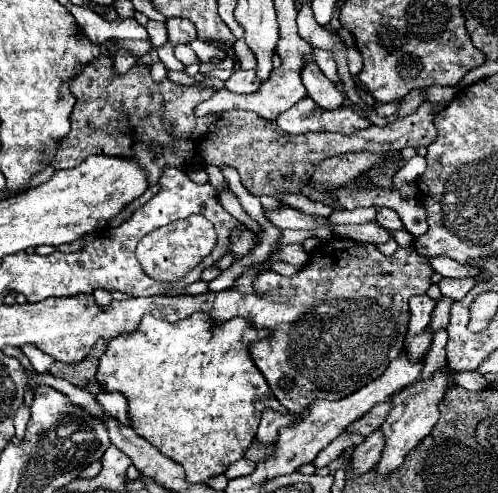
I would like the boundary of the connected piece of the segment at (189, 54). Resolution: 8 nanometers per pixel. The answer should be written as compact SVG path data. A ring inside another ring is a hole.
M185 44L185 46L177 46L177 48L175 48L175 58L181 60L183 64L195 64L195 62L199 62L197 54L191 50L189 44Z

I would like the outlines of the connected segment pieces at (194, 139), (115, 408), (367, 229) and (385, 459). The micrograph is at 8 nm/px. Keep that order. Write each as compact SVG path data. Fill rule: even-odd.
M107 56L95 58L87 64L75 78L71 92L77 102L71 112L71 132L63 138L53 166L75 168L89 154L107 154L107 156L135 156L139 164L147 170L149 180L159 178L163 168L203 168L207 164L227 164L239 170L243 186L251 194L269 194L279 200L279 192L299 192L301 184L307 182L313 174L313 166L321 160L345 154L345 152L389 152L403 150L405 146L429 146L435 140L435 116L447 106L445 102L425 102L417 112L403 116L401 120L387 124L385 128L369 126L353 136L341 136L337 132L305 132L305 134L287 134L277 128L273 120L265 120L253 111L233 109L213 115L197 117L193 108L205 101L217 91L200 84L183 86L171 80L155 84L149 76L149 68L143 64L131 68L125 76L113 76L113 60ZM161 116L171 120L175 126L175 140L161 126ZM117 132L127 134L127 144L117 144Z
M101 390L95 400L101 404L101 408L105 408L107 416L113 416L121 426L131 426L129 420L129 404L125 400L125 396L121 396L121 392L105 392Z
M371 220L367 224L337 226L333 232L343 236L343 238L351 238L351 240L357 240L357 242L369 242L369 244L383 244L383 242L393 238L391 232L387 228L383 228L377 220Z
M443 366L441 370L437 370L433 374L433 378L417 380L417 382L405 386L405 388L401 388L393 396L393 400L391 400L393 408L391 408L385 424L381 426L383 432L385 432L385 450L383 450L381 462L377 464L379 474L385 476L385 474L393 472L395 468L399 468L403 464L407 452L411 448L415 448L431 432L431 428L437 424L437 420L439 420L439 404L443 402L445 392L449 388L447 380L449 380L449 368Z

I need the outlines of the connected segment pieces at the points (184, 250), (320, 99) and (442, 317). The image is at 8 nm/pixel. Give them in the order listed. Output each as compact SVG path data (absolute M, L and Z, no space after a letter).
M189 216L185 220L167 224L163 228L153 230L151 234L147 234L139 244L137 244L137 258L139 264L145 268L145 272L149 276L153 276L155 280L165 280L165 282L173 282L183 278L193 266L197 266L215 246L215 230L213 224L209 220L205 220L205 216Z
M305 64L301 80L307 88L307 94L321 108L339 108L345 104L345 96L335 88L335 84L319 70L317 64Z
M441 296L441 298L437 300L437 306L435 306L435 310L433 310L433 316L431 316L431 322L429 322L429 328L427 328L431 334L435 334L435 332L447 328L447 324L449 324L449 308L451 308L453 302L455 302L455 300L445 298L445 296Z

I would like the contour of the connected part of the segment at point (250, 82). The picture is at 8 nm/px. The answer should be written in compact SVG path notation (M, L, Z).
M237 70L229 76L229 80L225 82L225 88L229 92L235 94L249 94L249 92L257 92L259 90L259 80L255 76L255 70Z

